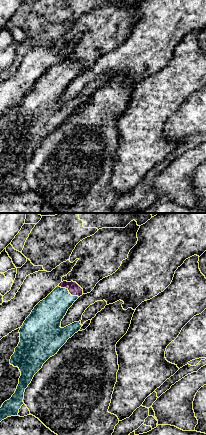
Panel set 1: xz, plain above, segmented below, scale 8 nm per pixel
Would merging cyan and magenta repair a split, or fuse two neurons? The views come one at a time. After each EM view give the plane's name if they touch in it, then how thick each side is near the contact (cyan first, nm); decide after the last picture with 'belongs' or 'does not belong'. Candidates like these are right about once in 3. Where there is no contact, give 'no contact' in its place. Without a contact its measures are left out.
meets cyan in xz; 240 nm thick on the cyan side, 100 nm on the other

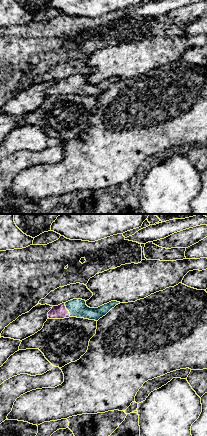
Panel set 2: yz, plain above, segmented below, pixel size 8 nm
meets cyan in yz; 140 nm thick on the cyan side, 110 nm on the other

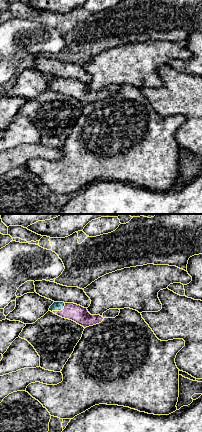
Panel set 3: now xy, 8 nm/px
meets cyan in xy; 80 nm thick on the cyan side, 140 nm on the other

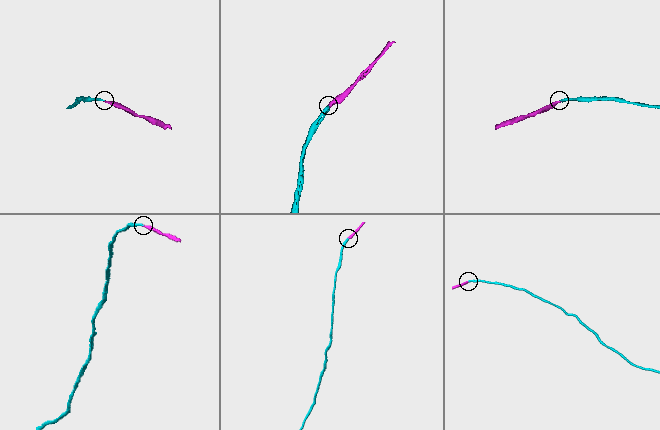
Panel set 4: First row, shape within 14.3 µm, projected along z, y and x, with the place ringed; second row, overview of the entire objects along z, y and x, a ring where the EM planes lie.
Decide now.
belongs

